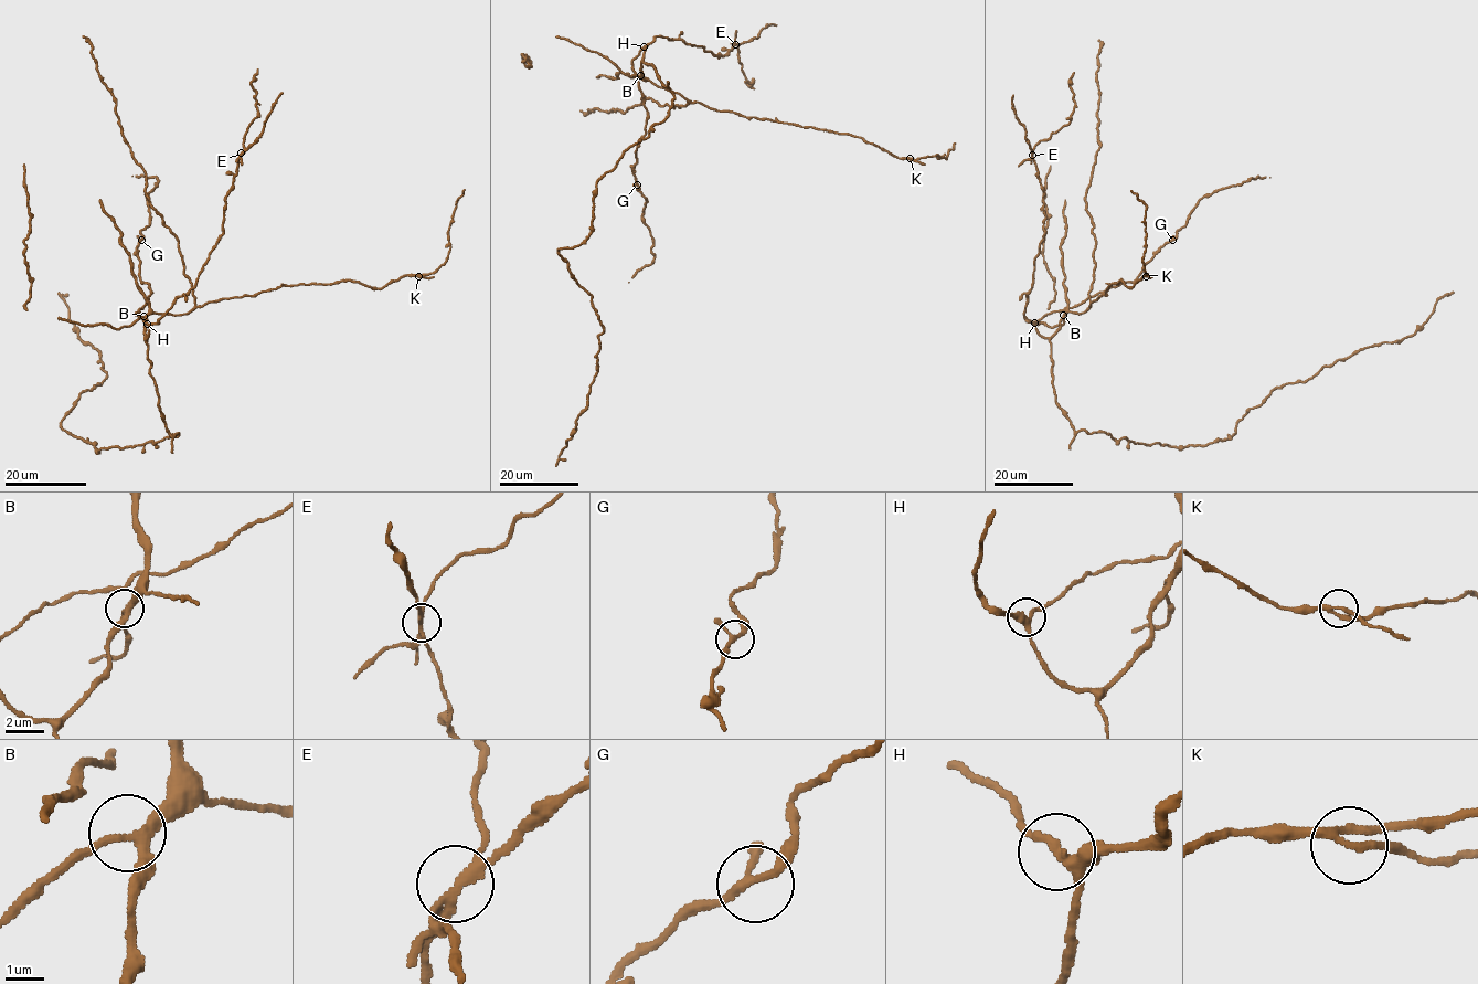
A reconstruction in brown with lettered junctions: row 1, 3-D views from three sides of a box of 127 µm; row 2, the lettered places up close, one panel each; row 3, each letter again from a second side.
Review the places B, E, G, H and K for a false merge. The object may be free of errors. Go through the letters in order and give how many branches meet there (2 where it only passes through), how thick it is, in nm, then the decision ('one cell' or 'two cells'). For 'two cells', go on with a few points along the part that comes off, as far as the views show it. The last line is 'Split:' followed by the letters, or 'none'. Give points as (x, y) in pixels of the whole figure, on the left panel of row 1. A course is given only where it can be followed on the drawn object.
B: branches 3; calibre 240 nm; one cell
E: branches 4; calibre 200 nm; two cells; course (241, 152), (247, 128), (258, 112), (256, 92), (252, 85), (257, 69)
G: branches 3; calibre 180 nm; one cell
H: branches 3; calibre 280 nm; one cell
K: branches 3; calibre 170 nm; one cell
Split: E

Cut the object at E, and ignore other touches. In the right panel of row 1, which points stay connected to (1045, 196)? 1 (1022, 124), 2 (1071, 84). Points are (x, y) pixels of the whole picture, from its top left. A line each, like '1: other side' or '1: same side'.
1: same side
2: other side

